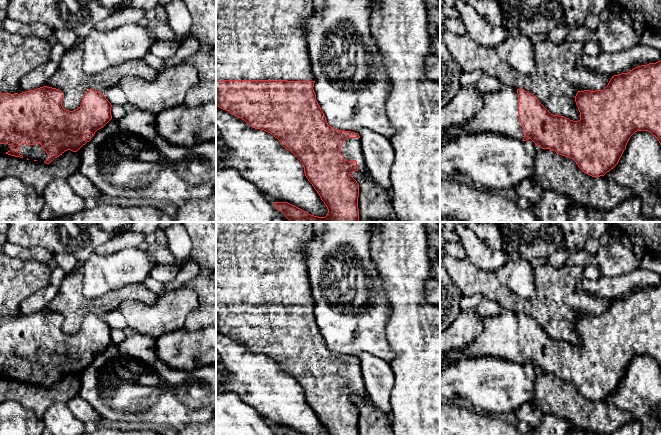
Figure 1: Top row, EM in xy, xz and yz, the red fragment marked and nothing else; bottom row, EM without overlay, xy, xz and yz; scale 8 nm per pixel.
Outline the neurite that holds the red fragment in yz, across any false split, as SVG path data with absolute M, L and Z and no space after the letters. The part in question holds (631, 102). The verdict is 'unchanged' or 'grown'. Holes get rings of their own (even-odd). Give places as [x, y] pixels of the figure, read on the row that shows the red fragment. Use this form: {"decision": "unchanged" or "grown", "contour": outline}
{"decision": "grown", "contour": "M661 60L612 76L603 90L578 91L575 96L580 112L578 121L551 114L536 96L524 89L506 87L482 93L482 101L482 108L473 118L443 131L441 145L460 136L484 132L522 141L531 139L542 149L573 159L592 177L604 176L618 164L630 137L637 131L650 132L661 145Z"}

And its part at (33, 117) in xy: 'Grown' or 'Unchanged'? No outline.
Grown

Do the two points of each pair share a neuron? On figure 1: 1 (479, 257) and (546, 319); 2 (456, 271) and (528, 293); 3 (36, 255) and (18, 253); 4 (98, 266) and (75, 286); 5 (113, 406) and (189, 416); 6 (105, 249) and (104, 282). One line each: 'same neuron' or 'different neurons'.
1: different neurons
2: different neurons
3: same neuron
4: different neurons
5: same neuron
6: different neurons

